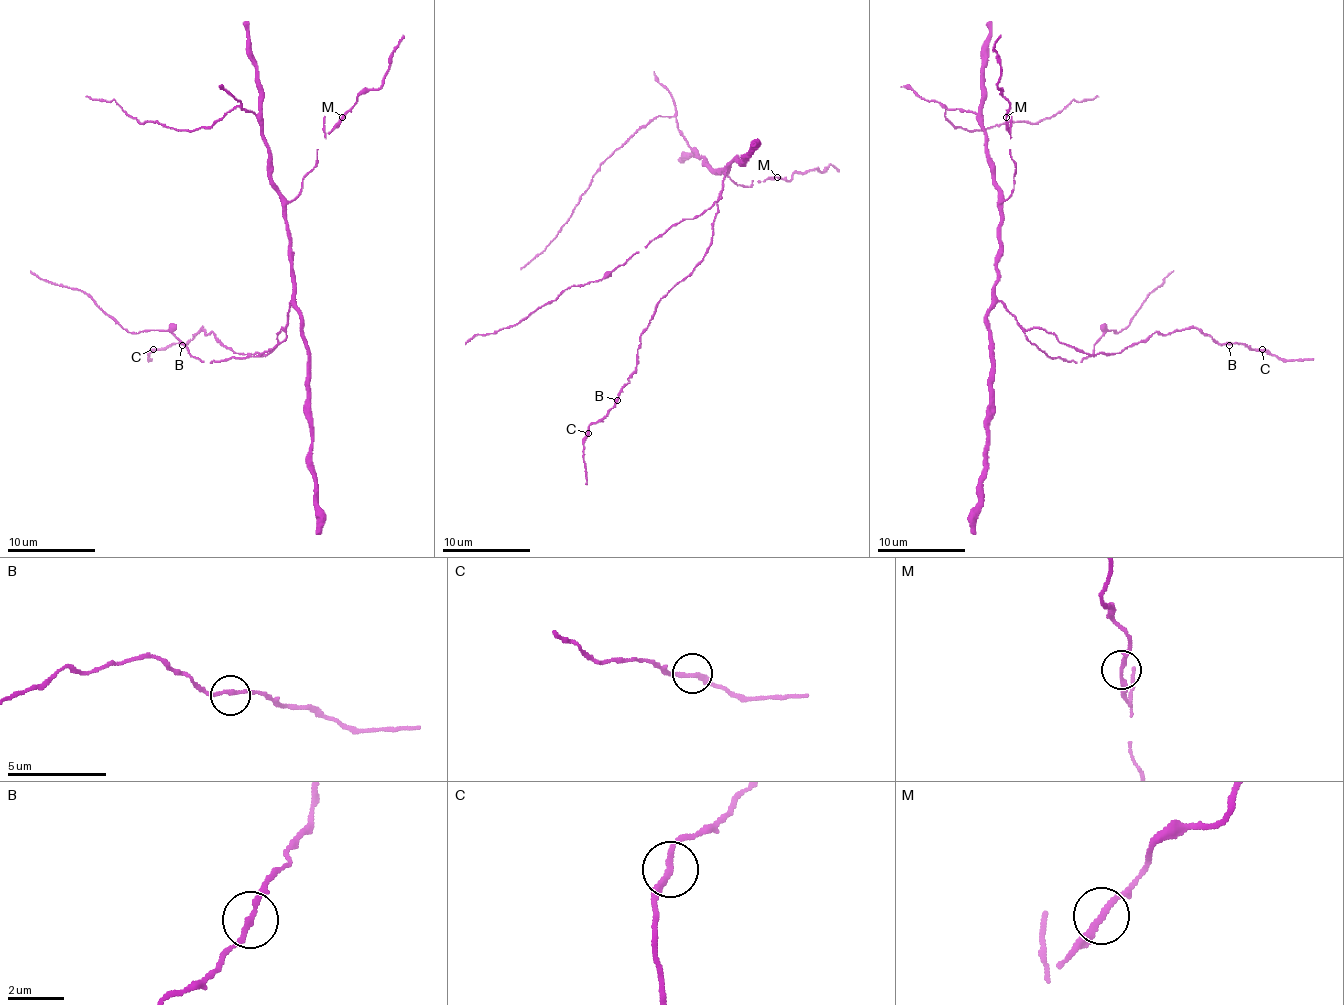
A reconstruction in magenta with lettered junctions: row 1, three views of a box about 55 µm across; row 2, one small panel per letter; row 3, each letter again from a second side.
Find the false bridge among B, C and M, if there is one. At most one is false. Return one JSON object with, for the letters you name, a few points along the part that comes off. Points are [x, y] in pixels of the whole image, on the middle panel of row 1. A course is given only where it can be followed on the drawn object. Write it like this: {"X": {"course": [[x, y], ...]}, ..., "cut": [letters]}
{"M": {"course": [[778, 177], [791, 177], [815, 168], [824, 171], [830, 164], [837, 171]]}, "cut": ["M"]}

